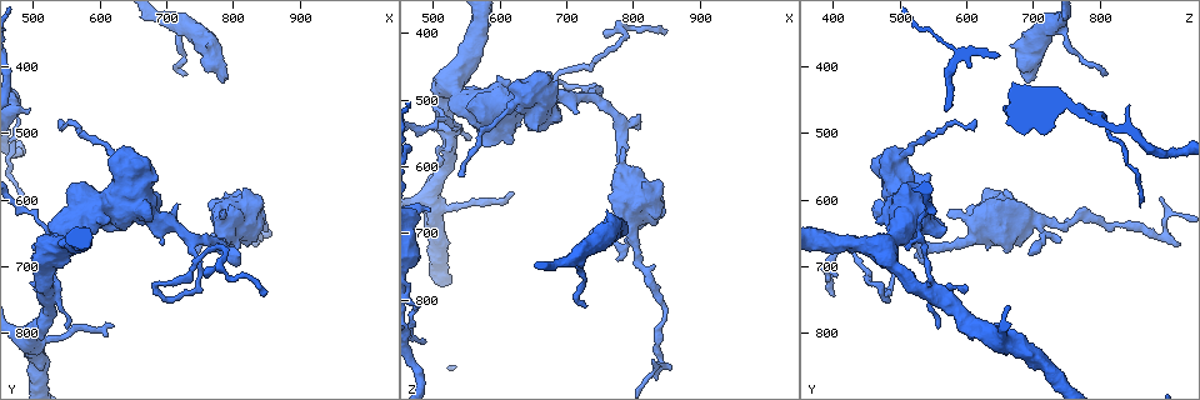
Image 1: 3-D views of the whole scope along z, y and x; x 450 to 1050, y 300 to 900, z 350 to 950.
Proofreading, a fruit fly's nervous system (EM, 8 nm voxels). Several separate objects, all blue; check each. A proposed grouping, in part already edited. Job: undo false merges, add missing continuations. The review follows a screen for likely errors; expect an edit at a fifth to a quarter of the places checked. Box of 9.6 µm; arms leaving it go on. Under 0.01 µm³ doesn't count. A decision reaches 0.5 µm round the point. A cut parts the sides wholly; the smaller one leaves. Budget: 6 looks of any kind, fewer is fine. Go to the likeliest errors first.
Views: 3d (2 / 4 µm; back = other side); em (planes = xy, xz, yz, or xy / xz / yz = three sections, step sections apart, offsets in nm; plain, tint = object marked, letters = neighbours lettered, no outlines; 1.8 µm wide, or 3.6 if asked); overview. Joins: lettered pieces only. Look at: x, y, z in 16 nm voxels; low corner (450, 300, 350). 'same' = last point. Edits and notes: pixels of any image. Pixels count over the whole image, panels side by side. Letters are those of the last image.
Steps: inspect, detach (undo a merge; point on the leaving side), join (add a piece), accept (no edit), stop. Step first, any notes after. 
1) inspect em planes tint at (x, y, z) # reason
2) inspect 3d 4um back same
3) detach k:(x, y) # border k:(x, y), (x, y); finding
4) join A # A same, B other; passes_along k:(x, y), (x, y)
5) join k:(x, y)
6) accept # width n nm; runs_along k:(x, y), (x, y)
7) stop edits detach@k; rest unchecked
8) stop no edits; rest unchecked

inspect em xy step 16 tint at (785, 420, 690) # branch stops here

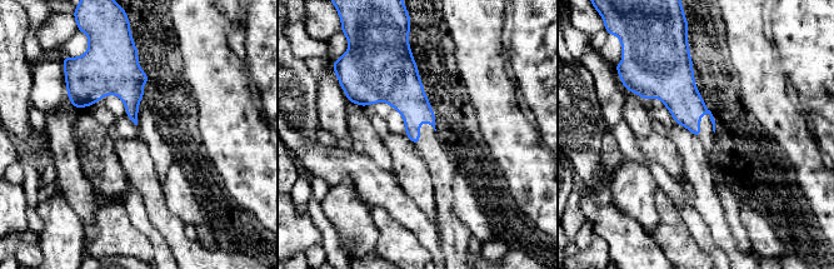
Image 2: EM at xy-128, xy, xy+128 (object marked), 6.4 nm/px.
inspect em planes letters same

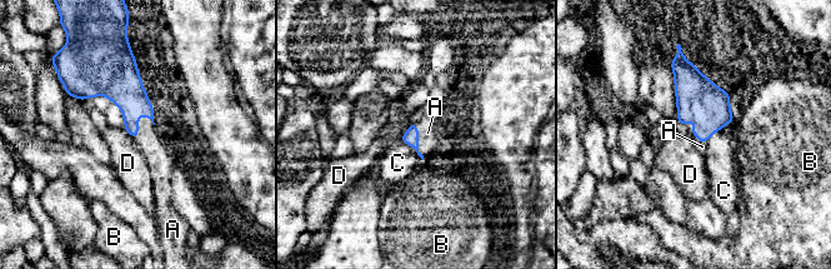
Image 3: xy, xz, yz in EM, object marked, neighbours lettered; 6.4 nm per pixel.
join A # A same, B other, C other, D other; passes_along 3:(699, 100), (691, 129), (702, 147); the cell continues

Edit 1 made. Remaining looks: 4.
inspect 3d 4um at (495, 465, 670) # thick end

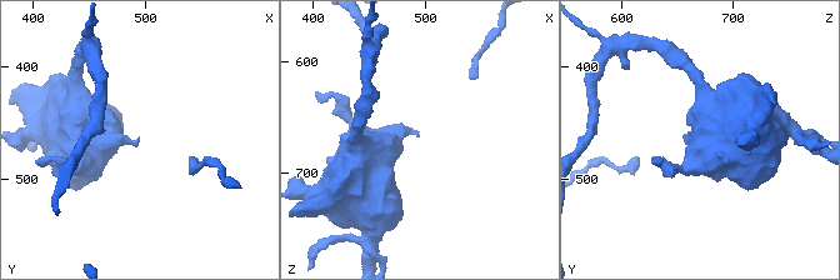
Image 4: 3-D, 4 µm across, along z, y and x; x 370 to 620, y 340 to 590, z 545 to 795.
inspect em 3.6um planes letters at (492, 462, 666) # shape alone is not enough

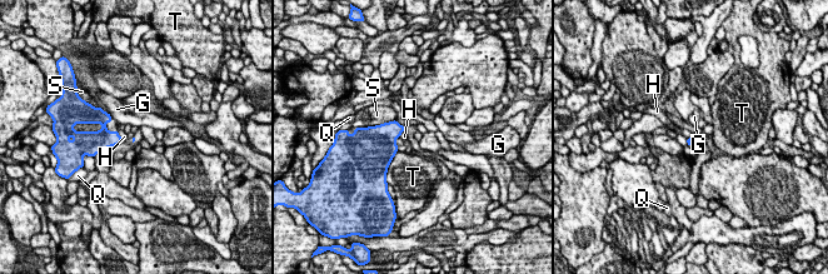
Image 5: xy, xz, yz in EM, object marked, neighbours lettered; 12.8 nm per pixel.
accept # longest_contact S 360 nm; G other, H other, Q other, S other, T other; no lettered piece goes on from it

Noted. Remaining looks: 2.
inspect em yz step 8 letters at (720, 610, 515) # free end

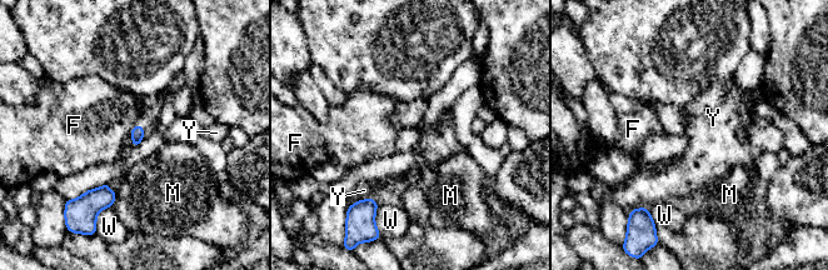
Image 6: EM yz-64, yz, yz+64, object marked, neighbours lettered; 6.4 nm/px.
accept # F other, M other, W other, Y other; no lettered piece goes on from it

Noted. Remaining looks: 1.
stop edits join@3; rest unchecked

